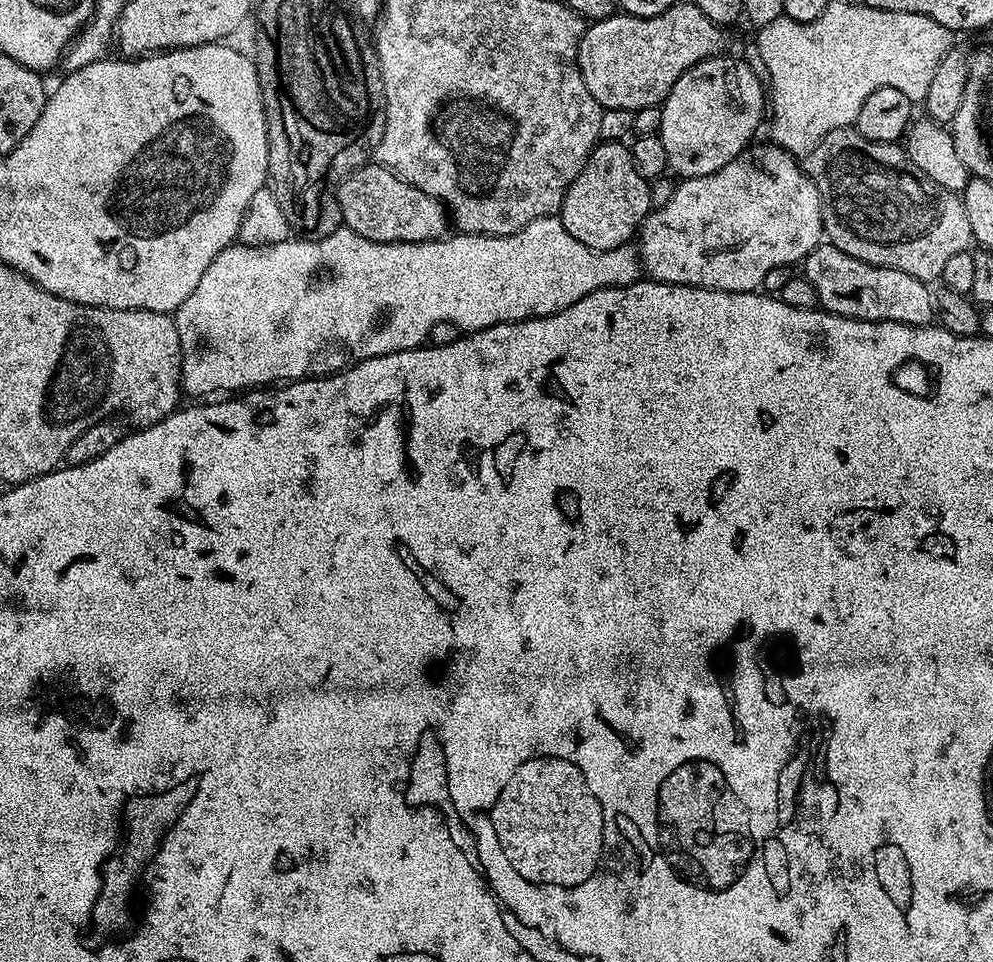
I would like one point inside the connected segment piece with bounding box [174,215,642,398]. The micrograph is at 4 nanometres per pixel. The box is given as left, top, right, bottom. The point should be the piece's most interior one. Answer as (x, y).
(262, 314)

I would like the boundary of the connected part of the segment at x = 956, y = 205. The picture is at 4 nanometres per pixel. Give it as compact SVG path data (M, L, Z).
M852 126L830 130L830 134L826 134L826 138L822 138L806 157L806 171L816 183L827 212L824 217L827 243L838 246L838 250L850 254L850 258L886 266L890 270L902 270L902 274L914 274L914 278L925 282L936 282L940 280L947 260L953 254L969 251L973 243L970 218L966 218L963 199L926 178L926 174L910 162L907 151L899 143L870 142Z

